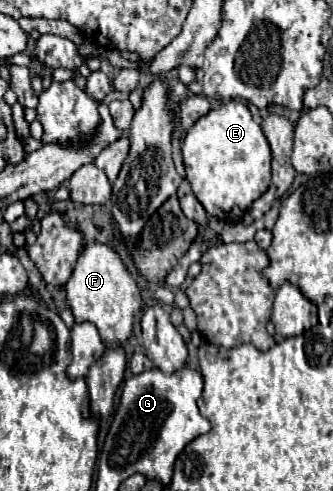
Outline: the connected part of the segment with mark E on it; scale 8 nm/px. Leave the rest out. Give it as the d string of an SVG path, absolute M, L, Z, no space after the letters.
M236 100L214 106L188 130L186 142L182 142L182 158L192 192L196 194L196 198L200 200L200 204L206 208L208 214L224 222L238 222L250 208L250 204L258 200L270 186L270 158L272 158L270 146L266 142L262 128L254 122L248 106Z

